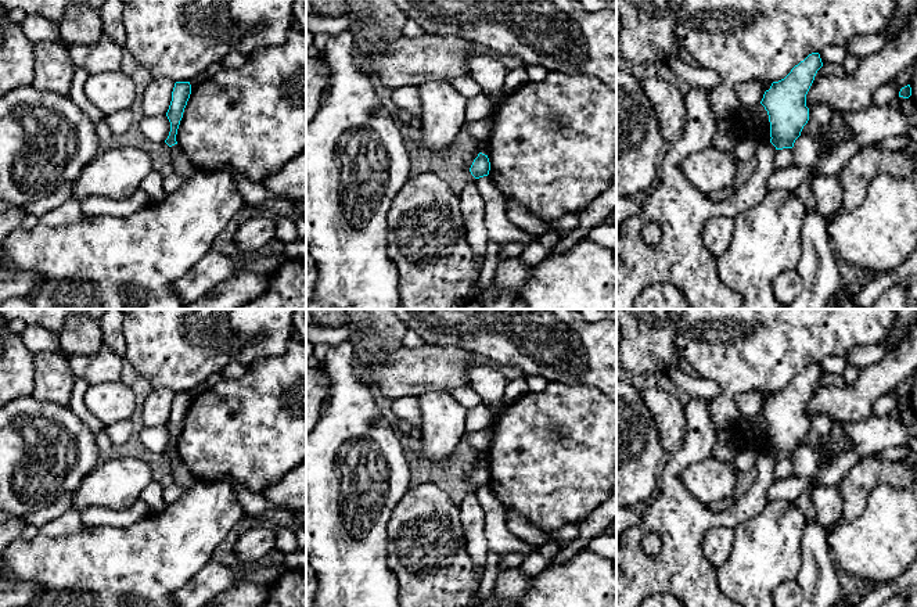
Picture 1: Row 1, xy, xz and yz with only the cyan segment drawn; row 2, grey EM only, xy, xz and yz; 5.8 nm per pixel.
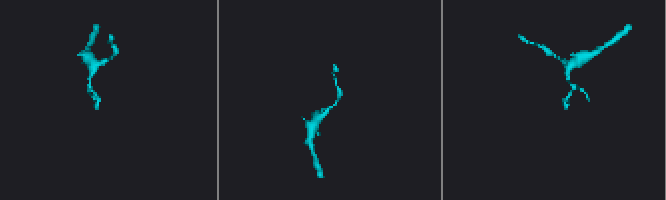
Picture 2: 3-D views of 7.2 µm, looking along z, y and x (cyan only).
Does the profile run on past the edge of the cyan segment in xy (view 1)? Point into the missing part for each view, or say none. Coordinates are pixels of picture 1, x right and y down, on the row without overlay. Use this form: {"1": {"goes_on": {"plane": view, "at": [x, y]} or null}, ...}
{"1": {"goes_on": null}}

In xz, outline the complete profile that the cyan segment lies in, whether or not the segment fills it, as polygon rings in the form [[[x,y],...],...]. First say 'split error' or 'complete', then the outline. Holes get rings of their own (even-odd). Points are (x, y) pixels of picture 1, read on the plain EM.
complete; [[[479,463],[478,467],[474,470],[470,482],[475,489],[488,486],[490,481],[490,473],[488,466]]]

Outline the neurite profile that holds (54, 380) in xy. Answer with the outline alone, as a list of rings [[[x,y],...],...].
[[[43,351],[33,355],[35,388],[33,396],[69,406],[75,376],[69,360],[61,352]]]

